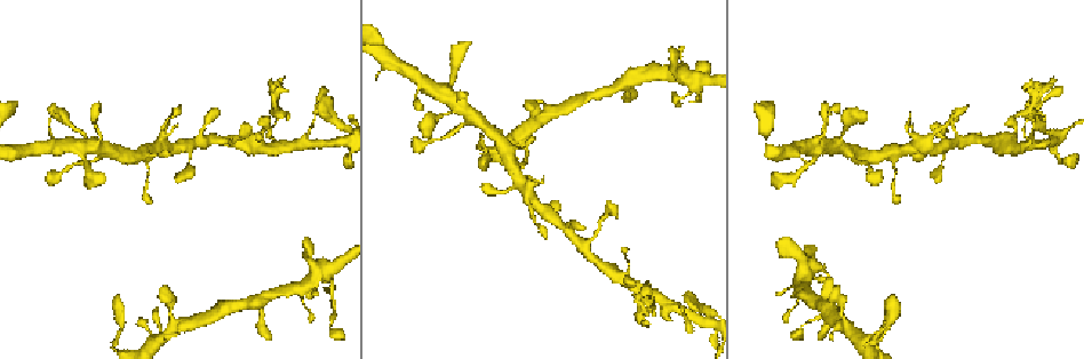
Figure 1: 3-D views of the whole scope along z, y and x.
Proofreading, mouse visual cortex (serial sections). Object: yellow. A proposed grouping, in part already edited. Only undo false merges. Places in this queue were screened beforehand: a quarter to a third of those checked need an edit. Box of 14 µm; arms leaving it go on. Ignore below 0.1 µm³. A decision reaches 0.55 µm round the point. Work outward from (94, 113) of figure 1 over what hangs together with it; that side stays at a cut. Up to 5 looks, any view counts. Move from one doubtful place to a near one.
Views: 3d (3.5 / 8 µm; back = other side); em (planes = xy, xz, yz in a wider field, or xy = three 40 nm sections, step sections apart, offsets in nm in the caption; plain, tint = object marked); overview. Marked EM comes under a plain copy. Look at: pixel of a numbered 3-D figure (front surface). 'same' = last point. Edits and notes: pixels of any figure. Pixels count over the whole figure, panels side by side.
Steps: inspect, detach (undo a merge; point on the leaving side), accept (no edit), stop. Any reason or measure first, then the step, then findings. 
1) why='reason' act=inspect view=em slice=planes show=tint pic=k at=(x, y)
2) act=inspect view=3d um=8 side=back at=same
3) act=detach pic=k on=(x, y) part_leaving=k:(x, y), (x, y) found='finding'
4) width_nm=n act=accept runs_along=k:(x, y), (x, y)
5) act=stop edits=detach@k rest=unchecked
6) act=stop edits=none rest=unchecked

act=inspect view=3d um=3.5 pic=1 at=(105, 150)

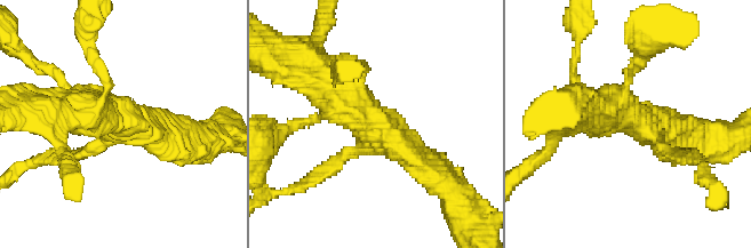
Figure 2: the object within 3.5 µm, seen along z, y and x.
arms=4 arm_widths_nm=150,200,400,450 act=inspect view=em slice=planes show=tint pic=2 at=(123, 121)

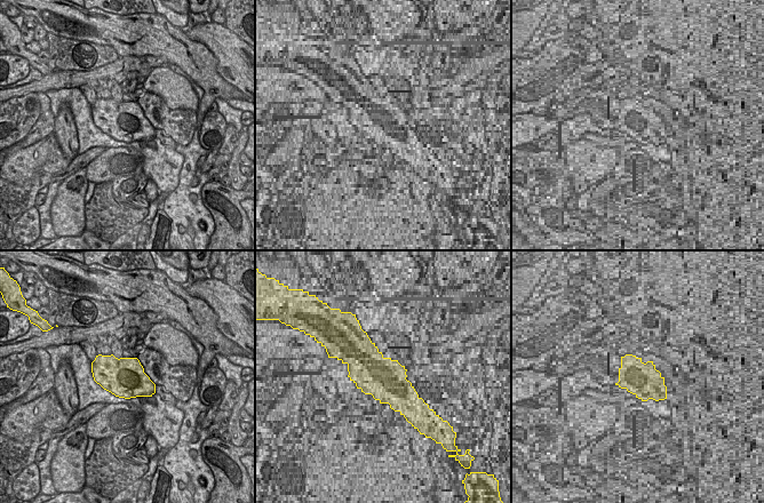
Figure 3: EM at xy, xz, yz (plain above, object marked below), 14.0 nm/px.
act=accept runs_along=2:(360, 74), (353, 106), (437, 174) found='one cell here'

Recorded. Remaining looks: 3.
why='two arms in line, one across' act=inspect view=3d um=3.5 pic=1 at=(1019, 148)

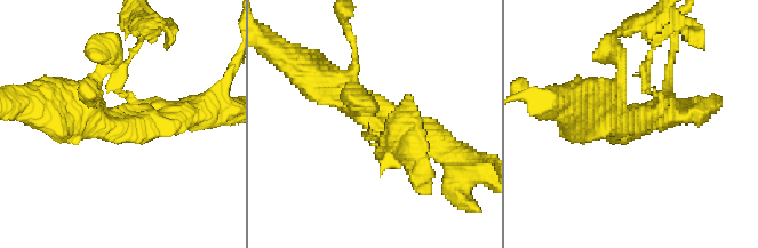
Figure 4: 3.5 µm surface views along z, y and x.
why='now the EM' act=inspect view=em slice=xy step=3 show=tint pic=4 at=(635, 123)

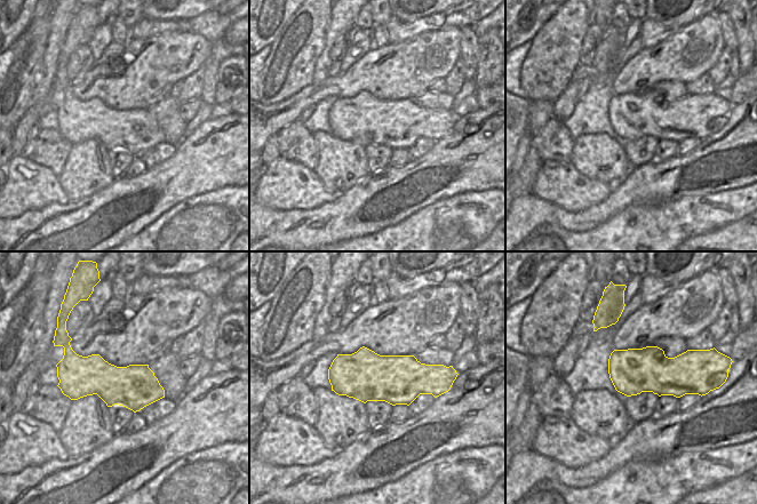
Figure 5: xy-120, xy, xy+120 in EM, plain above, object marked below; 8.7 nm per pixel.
arms=3 arm_widths_nm=100,350,500 act=detach pic=4 on=(651, 40) part_leaving=4:(645, 88), (660, 24) found='two cells meet here'

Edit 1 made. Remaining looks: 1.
act=stop edits=detach@4 rest=unchecked

